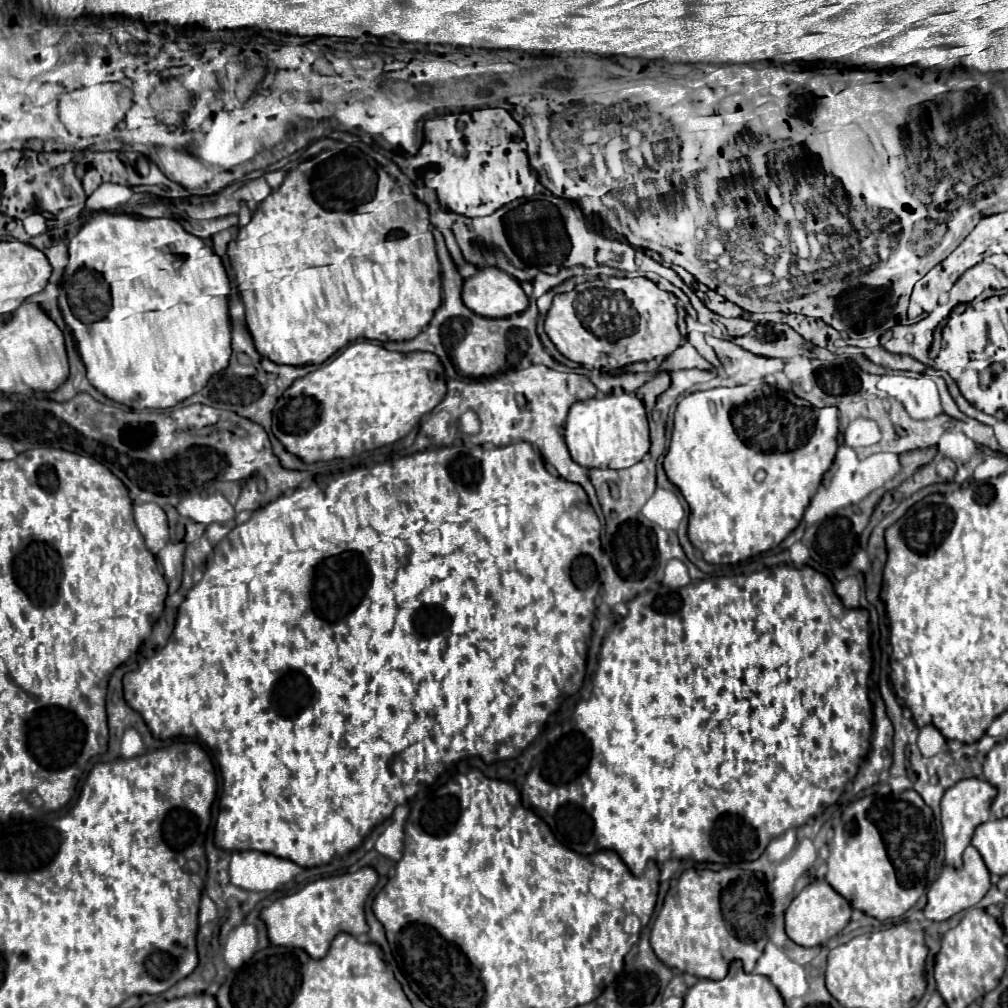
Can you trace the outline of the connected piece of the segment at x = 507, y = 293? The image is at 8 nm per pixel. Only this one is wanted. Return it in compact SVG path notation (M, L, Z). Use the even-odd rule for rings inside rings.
M484 267L474 277L466 279L462 299L476 315L490 319L510 317L528 307L528 297L520 283L498 267Z

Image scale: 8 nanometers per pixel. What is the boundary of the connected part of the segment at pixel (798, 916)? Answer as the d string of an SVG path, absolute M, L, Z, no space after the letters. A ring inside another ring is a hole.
M812 881L786 909L786 935L802 947L816 947L838 935L850 921L852 907L826 881Z

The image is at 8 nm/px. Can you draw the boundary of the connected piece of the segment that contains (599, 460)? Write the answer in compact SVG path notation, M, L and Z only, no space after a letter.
M630 393L608 395L604 399L578 401L570 407L564 439L572 459L588 469L626 469L636 465L650 449L648 419L642 401Z

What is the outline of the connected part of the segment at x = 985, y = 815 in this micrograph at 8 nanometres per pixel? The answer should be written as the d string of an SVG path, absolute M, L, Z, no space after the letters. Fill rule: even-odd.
M962 779L944 793L940 807L942 807L942 835L948 865L956 869L962 867L962 853L970 845L974 829L990 819L990 803L994 797L996 787L992 787L988 781L982 779Z

